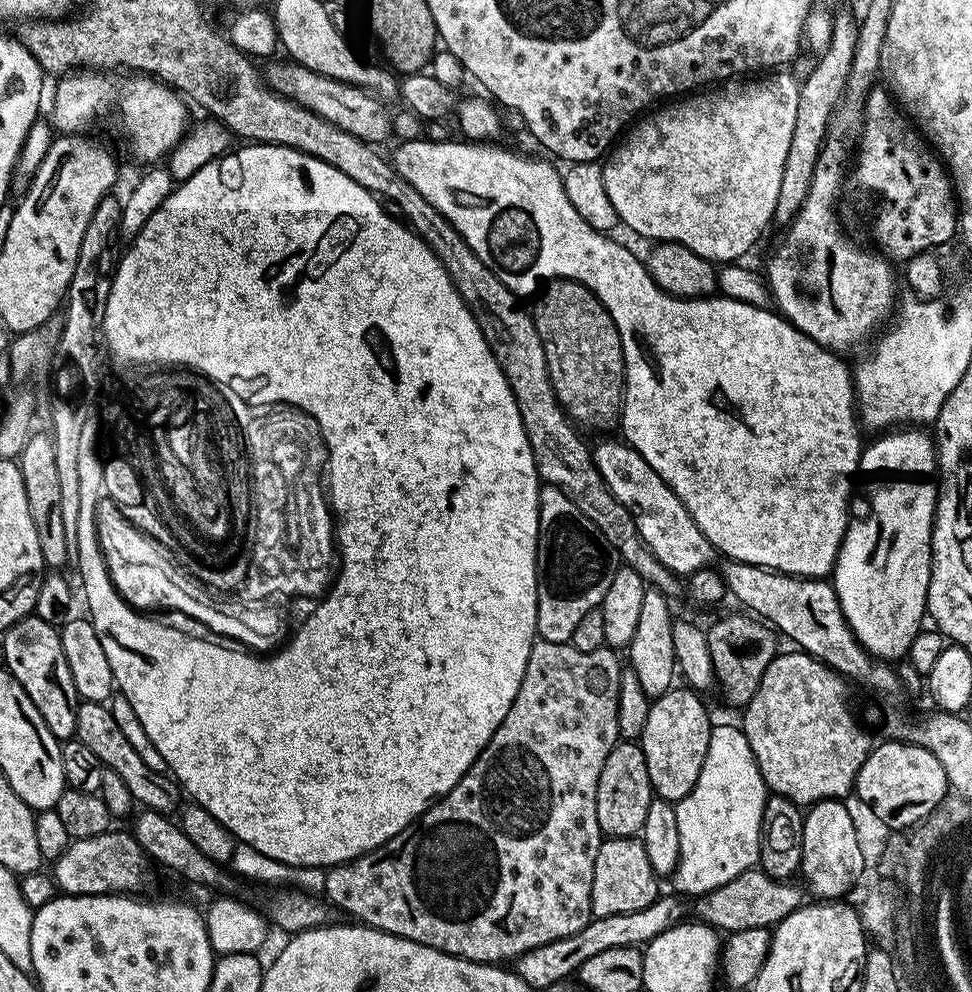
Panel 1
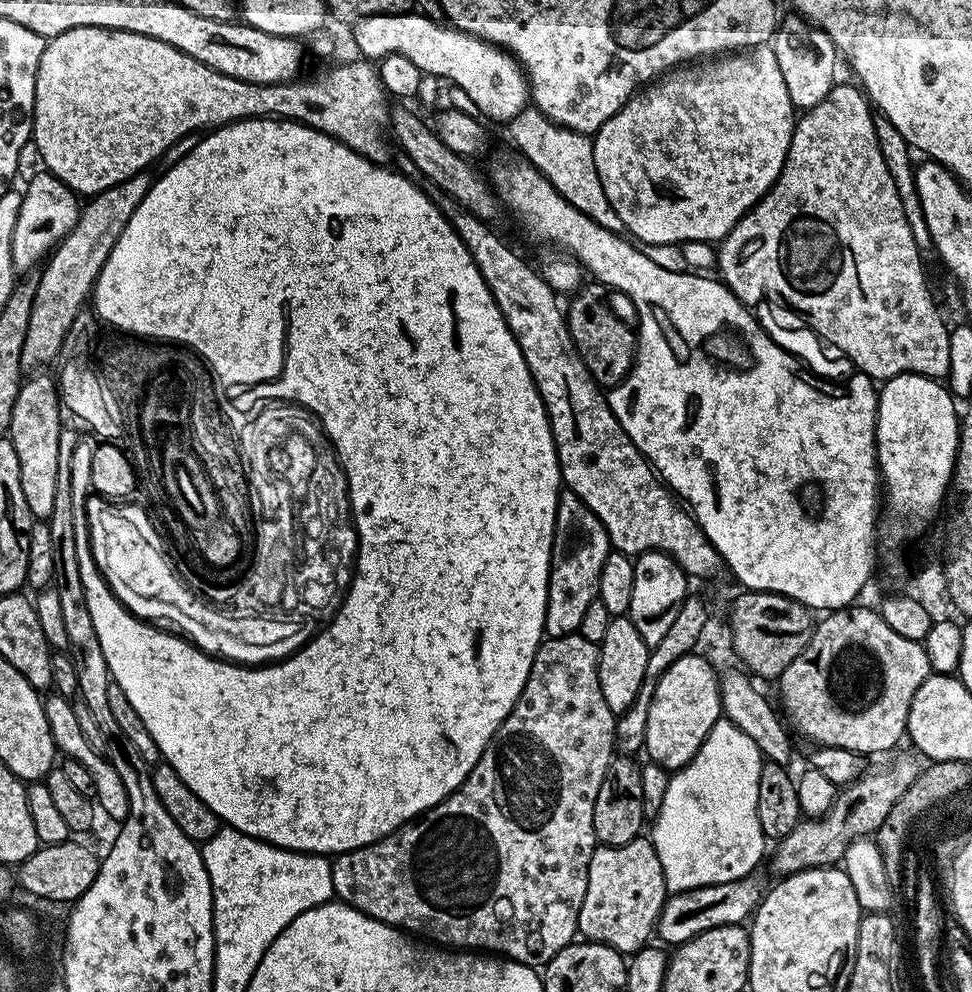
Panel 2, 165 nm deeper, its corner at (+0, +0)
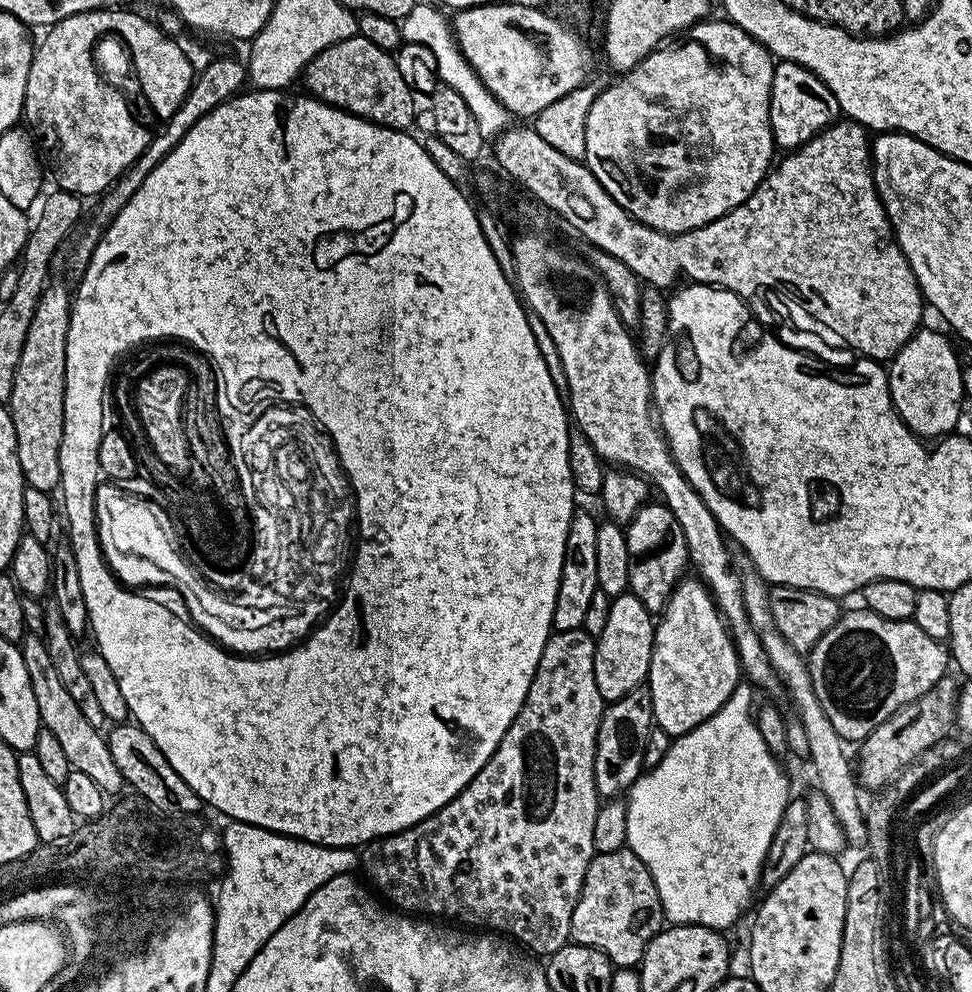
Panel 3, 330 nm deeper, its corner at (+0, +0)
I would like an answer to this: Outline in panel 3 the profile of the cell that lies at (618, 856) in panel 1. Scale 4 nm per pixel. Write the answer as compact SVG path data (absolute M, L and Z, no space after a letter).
M625 846L613 852L596 852L574 906L571 939L597 948L616 968L635 969L644 956L646 946L665 924L664 907L658 898L654 878L632 849Z

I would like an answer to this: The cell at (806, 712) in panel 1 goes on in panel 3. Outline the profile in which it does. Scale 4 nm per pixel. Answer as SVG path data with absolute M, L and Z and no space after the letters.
M867 610L859 611L845 611L840 620L834 622L834 626L830 626L822 638L818 638L806 656L818 702L830 720L830 725L834 726L844 742L864 741L875 728L886 722L886 718L926 694L926 690L944 678L949 671L948 664L950 668L949 649L941 641L930 638L930 634L926 634L926 630L922 630L915 620L887 620Z

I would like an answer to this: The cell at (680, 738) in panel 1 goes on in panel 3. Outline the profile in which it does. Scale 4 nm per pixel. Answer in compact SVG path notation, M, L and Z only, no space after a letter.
M699 578L681 580L656 624L656 644L646 681L655 727L673 738L685 736L710 719L741 680L736 647L711 592Z

